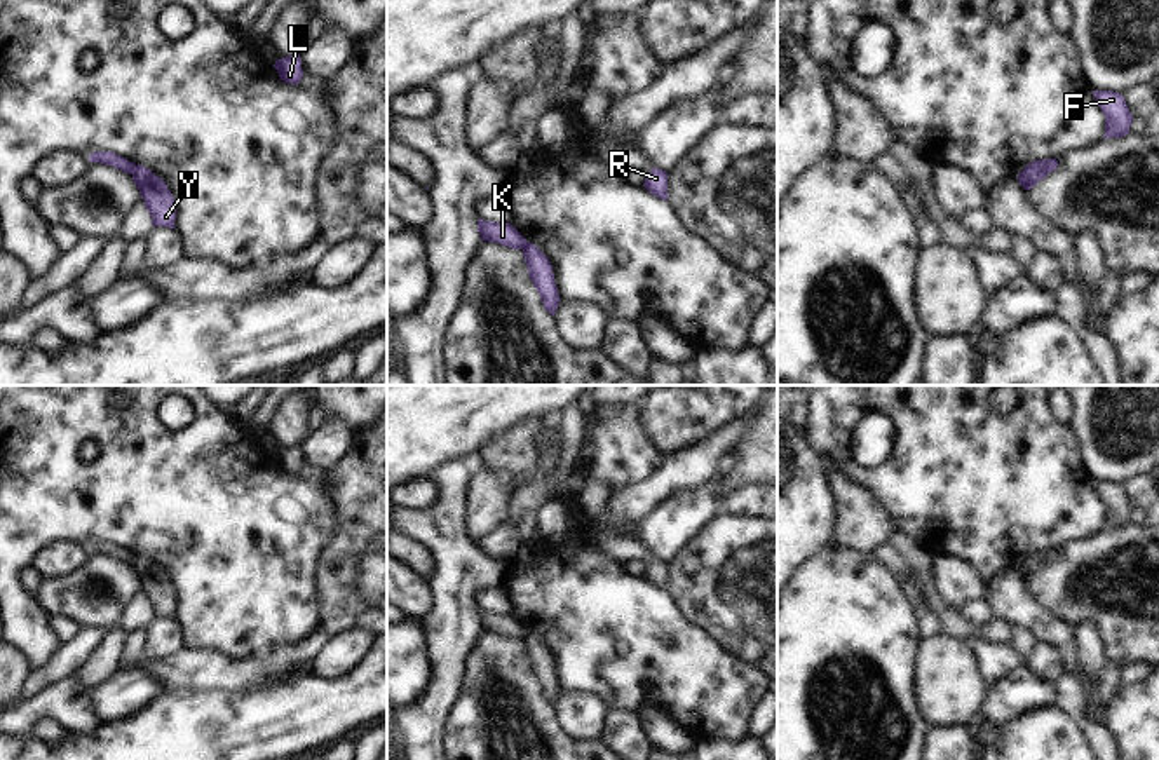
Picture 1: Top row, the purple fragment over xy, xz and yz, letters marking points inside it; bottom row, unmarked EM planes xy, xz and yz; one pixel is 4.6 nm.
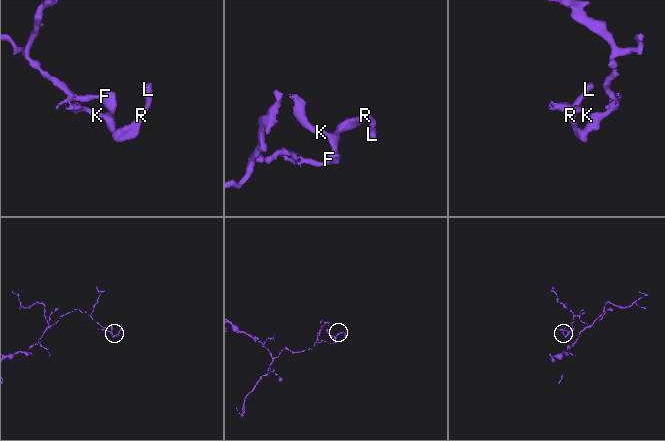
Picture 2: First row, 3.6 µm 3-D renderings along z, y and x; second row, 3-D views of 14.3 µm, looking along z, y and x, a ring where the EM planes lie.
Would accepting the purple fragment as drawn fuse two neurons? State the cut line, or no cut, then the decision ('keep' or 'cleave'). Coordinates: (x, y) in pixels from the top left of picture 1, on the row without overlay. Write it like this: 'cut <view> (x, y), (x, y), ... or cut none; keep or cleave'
cut xy (136, 556), (131, 563); cleave

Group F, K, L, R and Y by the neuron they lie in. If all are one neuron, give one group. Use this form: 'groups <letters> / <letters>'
groups F L R Y / K

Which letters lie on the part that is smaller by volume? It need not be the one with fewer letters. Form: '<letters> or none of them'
K

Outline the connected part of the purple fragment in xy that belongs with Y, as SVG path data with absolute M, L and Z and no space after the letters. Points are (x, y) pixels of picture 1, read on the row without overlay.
M141 554L136 556L132 572L145 591L145 598L152 607L153 617L176 619L176 591L166 572Z

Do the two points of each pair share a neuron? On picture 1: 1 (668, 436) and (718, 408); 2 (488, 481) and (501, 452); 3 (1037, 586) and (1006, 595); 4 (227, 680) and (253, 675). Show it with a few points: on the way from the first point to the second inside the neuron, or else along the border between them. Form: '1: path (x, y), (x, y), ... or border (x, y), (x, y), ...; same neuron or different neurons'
1: path (680, 424), (691, 413), (706, 408); same neuron
2: border (474, 462), (508, 473), (520, 483); different neurons
3: border (1023, 581), (1023, 586), (1048, 610), (1058, 616); different neurons
4: path (234, 675), (246, 675); same neuron

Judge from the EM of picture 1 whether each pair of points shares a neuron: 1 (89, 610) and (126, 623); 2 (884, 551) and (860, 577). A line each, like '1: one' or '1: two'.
1: two
2: two

